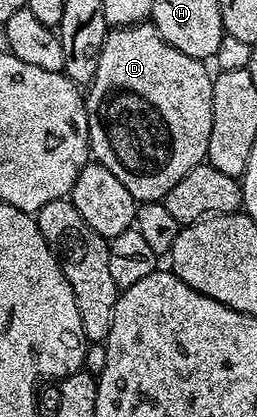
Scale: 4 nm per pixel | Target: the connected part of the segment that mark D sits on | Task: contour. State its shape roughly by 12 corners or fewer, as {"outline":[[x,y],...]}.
{"outline":[[152,22],[110,30],[92,158],[141,203],[211,141],[213,75]]}

